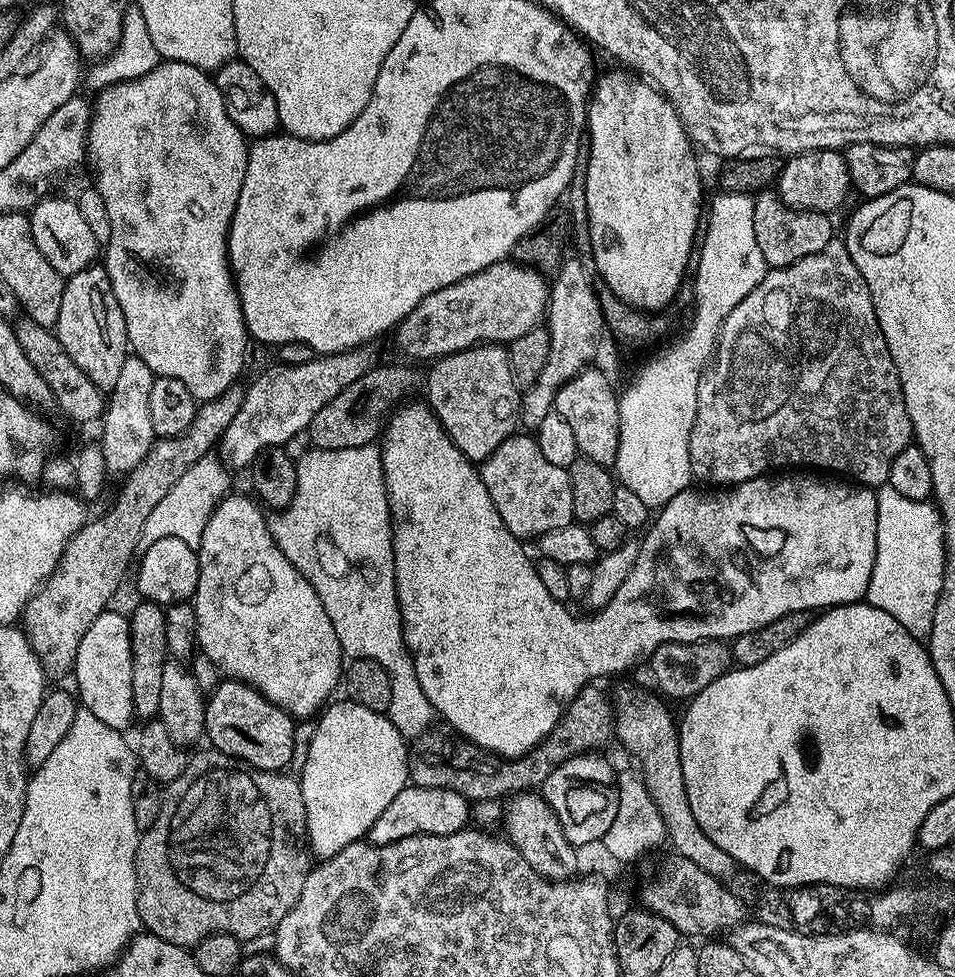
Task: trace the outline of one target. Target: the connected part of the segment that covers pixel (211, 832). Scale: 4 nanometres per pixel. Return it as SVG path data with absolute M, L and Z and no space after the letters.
M215 750L200 752L188 761L186 770L170 785L167 785L162 802L162 814L158 814L158 822L154 826L143 829L140 845L136 848L136 897L138 898L138 914L141 925L151 935L162 938L179 948L195 949L202 938L210 934L225 932L242 942L256 940L259 936L271 933L280 925L282 918L298 902L302 894L302 886L306 886L308 873L314 867L313 857L308 846L308 823L306 822L306 802L302 802L300 781L287 771L263 772L251 768L241 760L235 760Z

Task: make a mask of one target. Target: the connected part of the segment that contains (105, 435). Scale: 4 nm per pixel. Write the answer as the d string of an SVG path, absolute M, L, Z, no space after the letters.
M130 354L122 362L118 382L107 397L102 423L99 425L101 428L98 443L105 469L109 473L133 472L151 450L152 441L157 439L154 426L150 422L150 389L155 381L156 375L150 370L150 366L146 366L146 362L142 362L142 358Z

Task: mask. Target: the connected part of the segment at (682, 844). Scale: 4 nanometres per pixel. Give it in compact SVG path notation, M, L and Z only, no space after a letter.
M620 688L614 692L615 739L620 739L625 750L636 756L640 763L638 768L643 773L646 790L665 824L667 843L676 847L680 858L694 862L694 866L706 870L706 874L726 883L729 877L733 877L738 867L737 862L730 858L730 854L726 854L726 850L722 850L722 846L714 846L714 842L706 838L702 826L698 826L698 818L694 818L694 810L690 810L690 802L686 798L677 721L672 721L671 714L664 709L664 702L655 695L652 696L647 696L640 688Z

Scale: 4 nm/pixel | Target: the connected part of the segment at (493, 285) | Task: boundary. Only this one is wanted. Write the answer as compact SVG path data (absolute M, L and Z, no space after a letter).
M511 259L501 260L499 264L491 264L478 274L462 278L422 298L422 302L418 302L418 306L414 306L414 310L410 310L410 314L396 325L394 329L396 344L410 359L428 360L427 362L467 348L474 348L481 342L507 346L514 338L522 338L522 334L541 327L548 311L549 291L549 281L536 269L515 263Z

